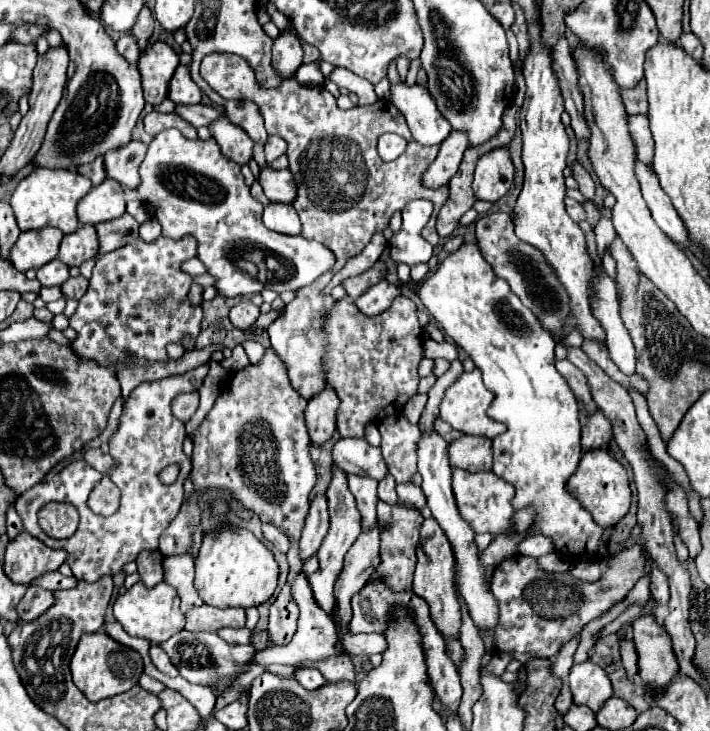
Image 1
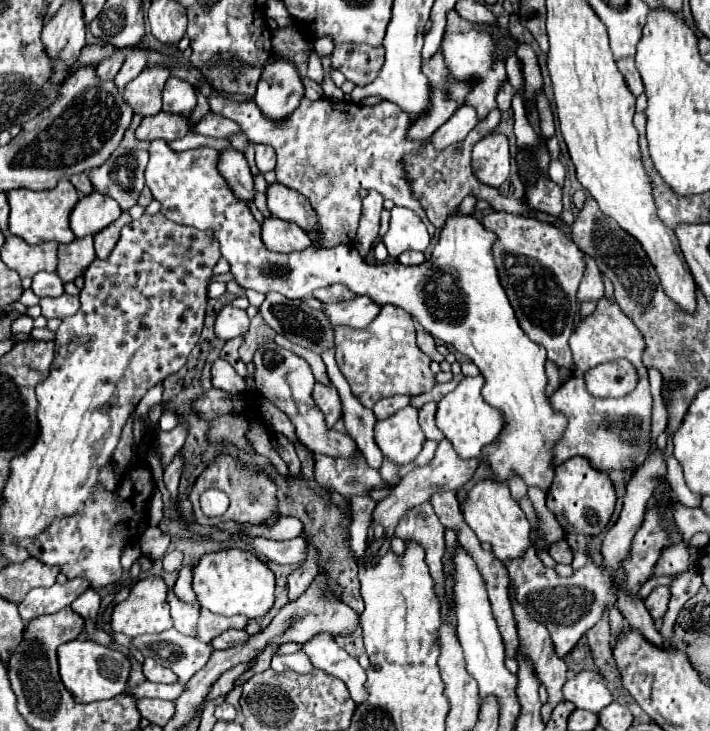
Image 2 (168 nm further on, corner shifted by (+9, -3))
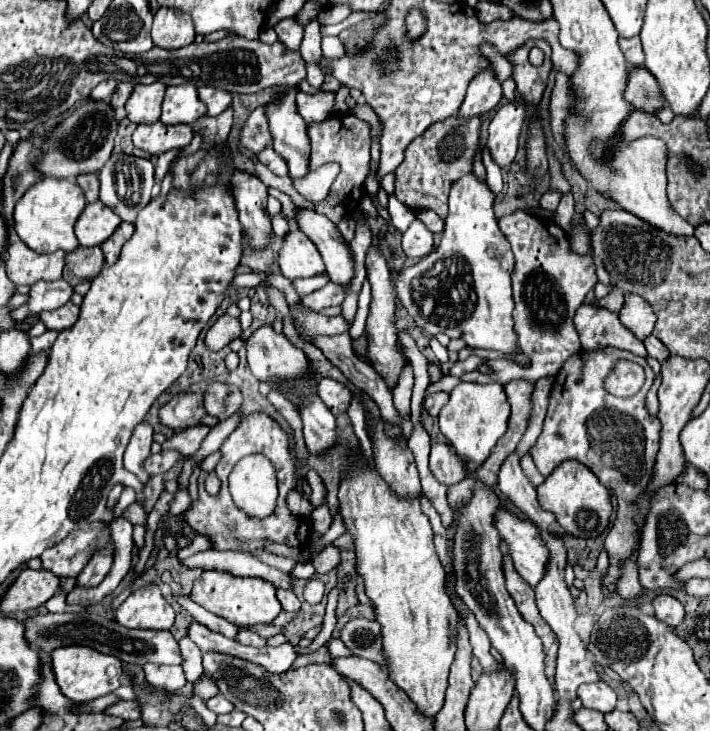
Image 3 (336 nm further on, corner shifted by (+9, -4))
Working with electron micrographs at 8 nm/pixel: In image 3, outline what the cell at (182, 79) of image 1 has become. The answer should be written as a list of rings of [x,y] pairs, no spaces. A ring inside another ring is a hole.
[[[182,84],[166,88],[160,116],[164,124],[192,124],[202,116],[206,116],[206,106],[200,102],[194,86]]]

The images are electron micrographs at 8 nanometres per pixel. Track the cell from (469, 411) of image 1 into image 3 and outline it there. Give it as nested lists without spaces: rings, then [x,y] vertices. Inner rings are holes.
[[[462,382],[450,392],[448,404],[440,410],[438,422],[440,432],[446,436],[446,440],[454,446],[454,450],[480,466],[496,446],[498,438],[504,436],[510,416],[510,404],[506,400],[504,388],[498,382],[492,384],[474,384],[474,382]]]

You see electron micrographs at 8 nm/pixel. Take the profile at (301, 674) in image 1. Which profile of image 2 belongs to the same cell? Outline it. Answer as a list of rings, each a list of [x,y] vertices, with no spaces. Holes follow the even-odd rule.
[[[298,651],[292,655],[274,655],[272,657],[272,669],[274,671],[296,671],[296,673],[310,673],[314,667],[308,661],[306,653]]]

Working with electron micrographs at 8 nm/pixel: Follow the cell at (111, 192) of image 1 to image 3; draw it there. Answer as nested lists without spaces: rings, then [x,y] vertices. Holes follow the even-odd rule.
[[[100,200],[94,204],[88,204],[76,222],[76,236],[80,246],[84,248],[100,246],[114,234],[120,222],[122,220],[110,208],[106,208]]]

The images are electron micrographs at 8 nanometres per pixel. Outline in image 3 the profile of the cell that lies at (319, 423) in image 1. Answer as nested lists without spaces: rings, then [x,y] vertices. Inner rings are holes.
[[[322,378],[318,382],[318,394],[324,400],[324,404],[334,412],[334,414],[342,414],[346,412],[350,400],[352,400],[352,392],[346,384],[336,382],[332,378]]]

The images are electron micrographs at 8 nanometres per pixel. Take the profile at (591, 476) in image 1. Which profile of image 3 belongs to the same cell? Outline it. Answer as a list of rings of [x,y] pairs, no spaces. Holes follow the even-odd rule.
[[[566,460],[560,466],[556,466],[554,472],[536,490],[538,490],[540,506],[552,512],[558,524],[568,534],[578,536],[578,538],[596,538],[608,528],[610,514],[612,514],[610,492],[578,460]]]

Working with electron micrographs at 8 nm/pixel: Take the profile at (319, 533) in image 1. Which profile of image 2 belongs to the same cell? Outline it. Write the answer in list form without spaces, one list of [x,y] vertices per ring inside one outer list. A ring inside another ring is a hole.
[[[306,539],[308,551],[306,551],[306,561],[298,563],[296,571],[290,573],[288,577],[288,599],[294,601],[298,595],[304,593],[304,589],[314,581],[318,575],[318,549]]]

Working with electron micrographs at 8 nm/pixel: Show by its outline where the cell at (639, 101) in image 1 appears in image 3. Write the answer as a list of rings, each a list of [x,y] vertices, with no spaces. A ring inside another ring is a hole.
[[[640,36],[620,38],[620,48],[622,48],[622,52],[630,64],[634,64],[634,66],[644,64],[644,52],[642,52],[642,44],[640,44]]]

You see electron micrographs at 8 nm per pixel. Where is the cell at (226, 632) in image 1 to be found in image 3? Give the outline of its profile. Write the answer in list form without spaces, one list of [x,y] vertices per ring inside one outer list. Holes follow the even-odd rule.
[[[242,628],[242,630],[238,632],[236,640],[238,640],[240,644],[248,644],[248,646],[256,646],[256,648],[262,648],[262,646],[266,646],[266,640],[264,640],[264,638],[260,638],[256,632],[252,632],[252,630],[246,630],[246,628]]]

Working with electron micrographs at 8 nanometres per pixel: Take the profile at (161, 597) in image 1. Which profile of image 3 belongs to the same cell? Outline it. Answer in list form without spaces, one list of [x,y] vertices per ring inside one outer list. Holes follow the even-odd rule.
[[[156,586],[134,590],[114,612],[116,620],[126,628],[168,630],[174,624],[174,608],[164,600]]]

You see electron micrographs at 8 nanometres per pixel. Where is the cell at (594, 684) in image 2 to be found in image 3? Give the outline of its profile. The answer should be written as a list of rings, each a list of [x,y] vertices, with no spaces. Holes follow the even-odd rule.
[[[596,682],[596,684],[582,684],[578,688],[578,698],[582,700],[582,704],[586,708],[598,710],[598,712],[612,712],[616,708],[616,692],[604,684],[604,682]]]

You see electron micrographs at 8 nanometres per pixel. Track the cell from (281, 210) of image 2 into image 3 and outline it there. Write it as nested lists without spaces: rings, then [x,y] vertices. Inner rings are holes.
[[[300,208],[296,212],[296,222],[300,230],[316,244],[320,250],[330,282],[348,288],[354,278],[354,260],[348,242],[340,234],[340,230],[324,216],[312,210]]]

